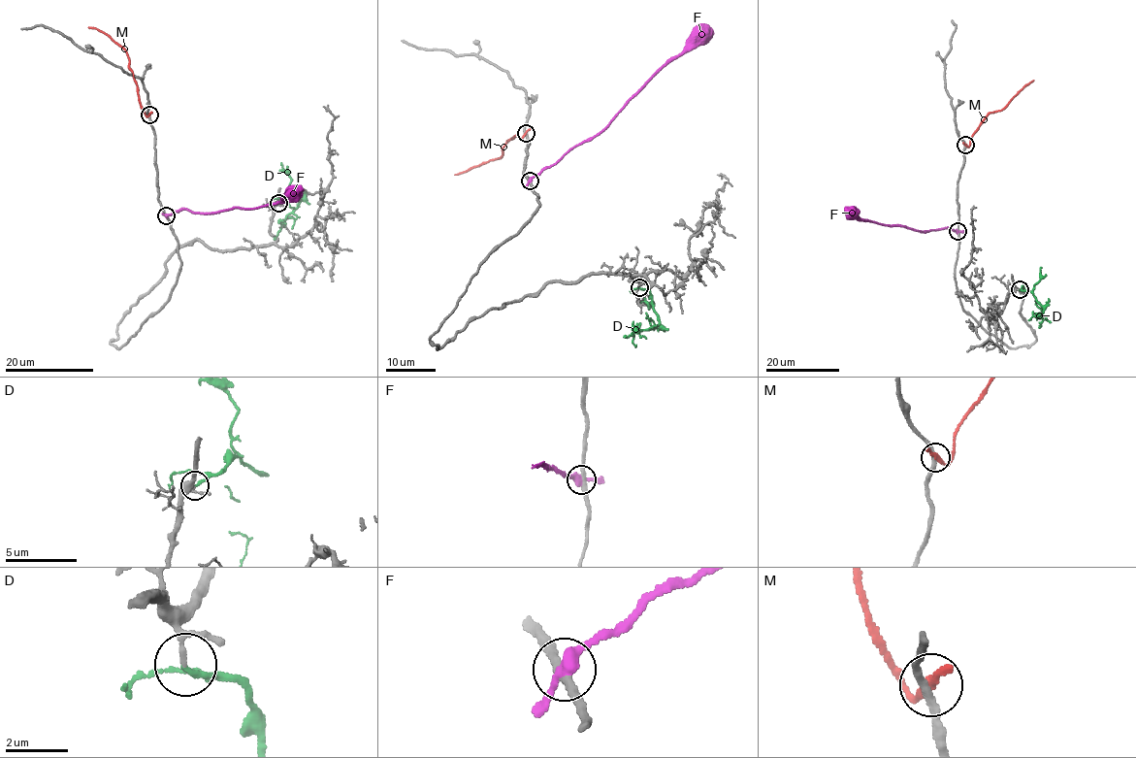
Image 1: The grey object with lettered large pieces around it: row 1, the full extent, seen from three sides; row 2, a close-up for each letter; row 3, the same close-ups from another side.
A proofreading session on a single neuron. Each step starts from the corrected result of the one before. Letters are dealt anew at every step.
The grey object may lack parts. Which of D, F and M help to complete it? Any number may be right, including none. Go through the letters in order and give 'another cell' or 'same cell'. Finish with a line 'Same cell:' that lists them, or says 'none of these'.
D: same cell
F: another cell
M: another cell
Same cell: D

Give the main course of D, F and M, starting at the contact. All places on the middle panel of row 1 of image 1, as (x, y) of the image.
D: (639, 287), (650, 291), (659, 322), (655, 327), (634, 333), (633, 336), (623, 337)
F: (530, 181), (568, 152), (599, 134), (669, 61), (703, 44), (712, 29)
M: (526, 133), (521, 138), (515, 136), (506, 143), (503, 154), (454, 175)

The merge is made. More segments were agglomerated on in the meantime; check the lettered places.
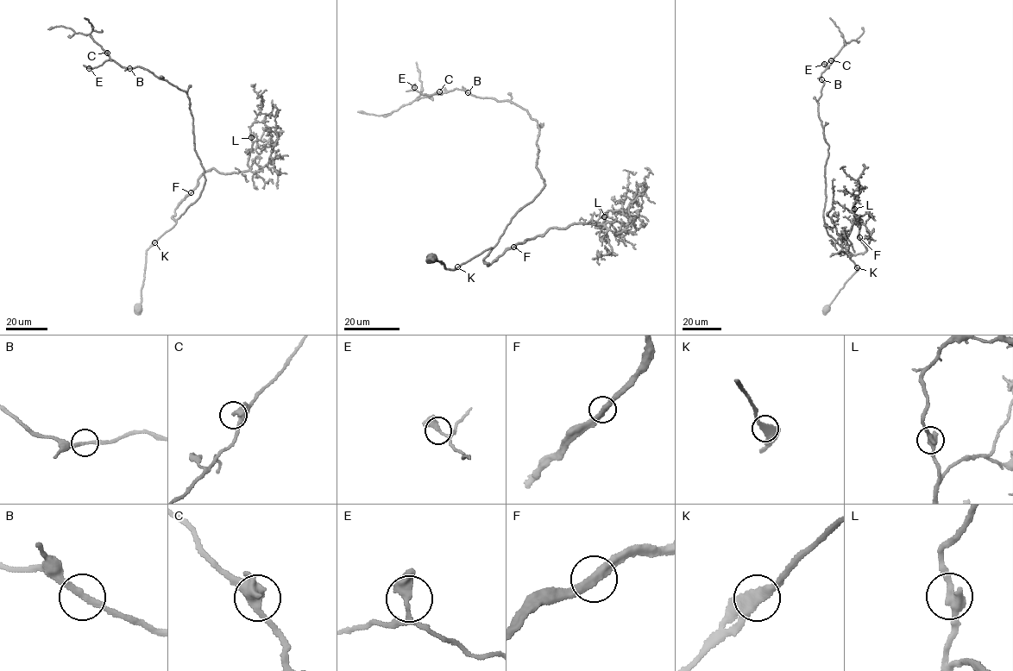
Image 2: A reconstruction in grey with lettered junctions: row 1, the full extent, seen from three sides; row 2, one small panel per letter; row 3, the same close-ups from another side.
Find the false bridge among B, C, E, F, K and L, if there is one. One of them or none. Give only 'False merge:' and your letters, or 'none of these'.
False merge: none of these

